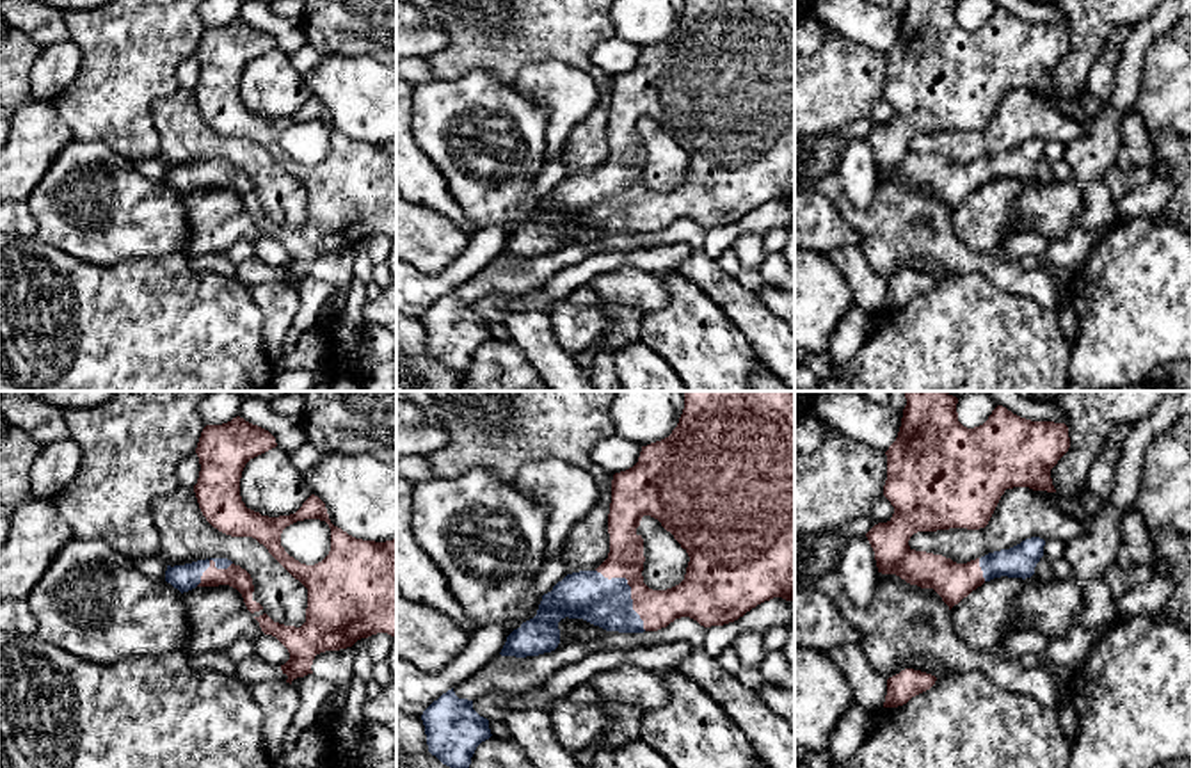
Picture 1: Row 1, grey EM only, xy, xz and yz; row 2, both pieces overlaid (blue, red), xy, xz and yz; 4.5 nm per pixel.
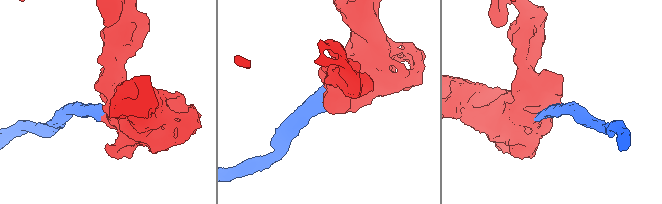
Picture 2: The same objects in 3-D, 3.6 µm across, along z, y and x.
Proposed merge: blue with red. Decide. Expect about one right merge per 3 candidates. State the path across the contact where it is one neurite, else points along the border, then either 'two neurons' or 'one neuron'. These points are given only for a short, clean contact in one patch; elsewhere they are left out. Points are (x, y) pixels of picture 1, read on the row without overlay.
across xz (587, 196), (630, 192), (647, 210), (656, 210) | one neuron

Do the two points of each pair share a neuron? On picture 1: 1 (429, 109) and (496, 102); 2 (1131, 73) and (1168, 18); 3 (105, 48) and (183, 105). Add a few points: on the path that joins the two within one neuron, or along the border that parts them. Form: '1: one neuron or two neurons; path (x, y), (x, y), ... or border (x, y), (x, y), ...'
1: one neuron; path (445, 109), (480, 105)
2: one neuron; path (1131, 59), (1135, 47), (1154, 27)
3: two neurons; border (178, 88), (151, 105), (159, 136)

